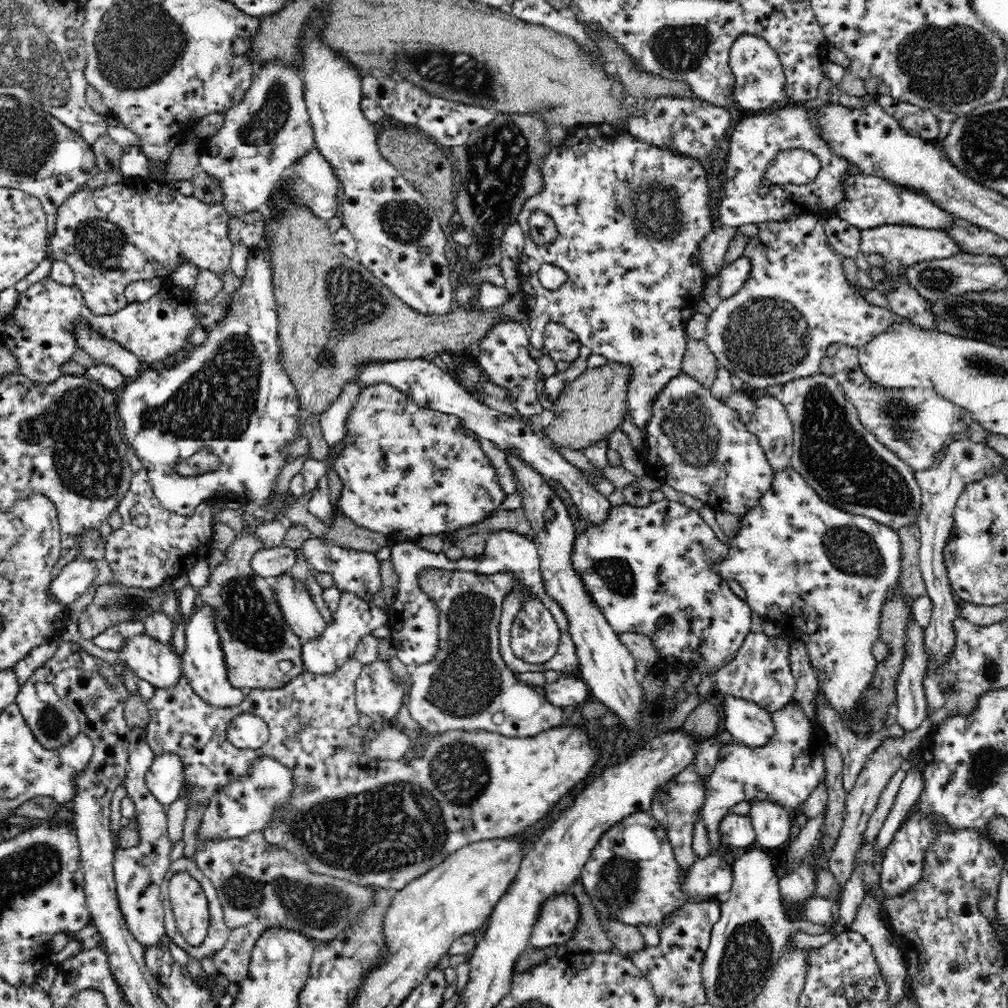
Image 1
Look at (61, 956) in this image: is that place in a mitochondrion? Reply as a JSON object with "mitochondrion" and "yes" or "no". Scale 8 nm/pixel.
{"mitochondrion":"no"}

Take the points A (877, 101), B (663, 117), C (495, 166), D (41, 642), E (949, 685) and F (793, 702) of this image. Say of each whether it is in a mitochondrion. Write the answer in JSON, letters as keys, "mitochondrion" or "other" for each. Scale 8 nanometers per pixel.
{"A":"other","B":"mitochondrion","C":"mitochondrion","D":"other","E":"mitochondrion","F":"other"}

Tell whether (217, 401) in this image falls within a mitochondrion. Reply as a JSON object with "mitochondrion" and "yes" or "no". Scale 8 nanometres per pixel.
{"mitochondrion":"yes"}

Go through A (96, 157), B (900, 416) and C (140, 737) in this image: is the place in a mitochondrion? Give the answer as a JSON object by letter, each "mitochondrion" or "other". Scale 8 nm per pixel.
{"A":"other","B":"mitochondrion","C":"other"}

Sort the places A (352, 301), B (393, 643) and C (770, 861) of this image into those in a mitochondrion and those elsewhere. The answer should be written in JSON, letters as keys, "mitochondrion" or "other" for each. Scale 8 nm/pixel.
{"A":"mitochondrion","B":"other","C":"other"}

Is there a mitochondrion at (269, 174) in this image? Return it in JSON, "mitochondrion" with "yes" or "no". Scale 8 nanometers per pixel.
{"mitochondrion":"no"}

